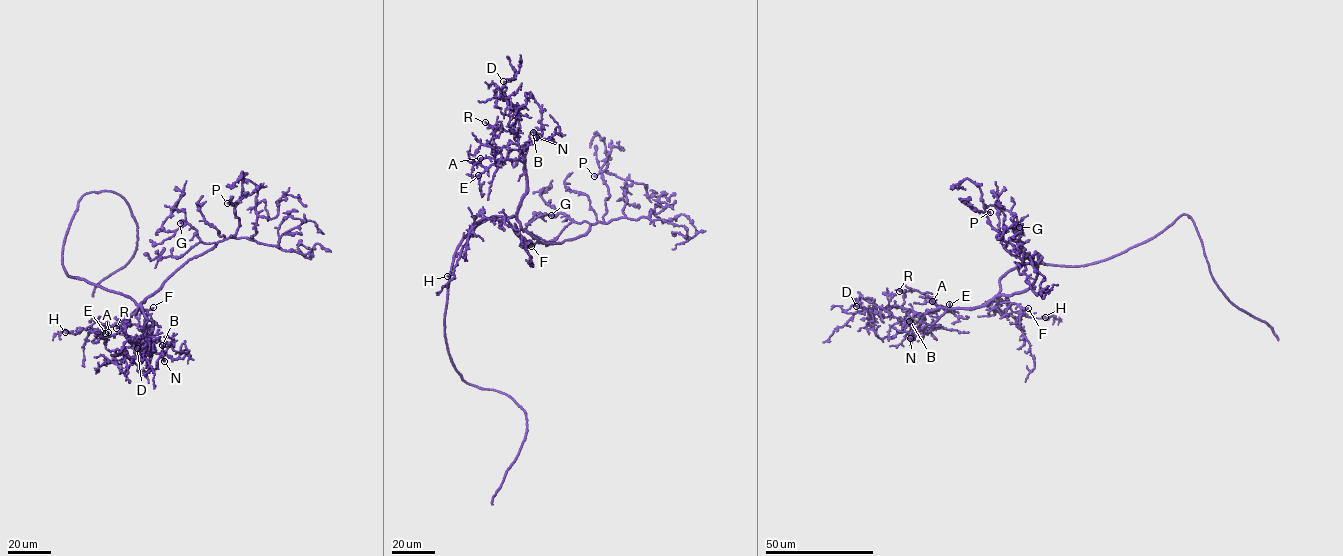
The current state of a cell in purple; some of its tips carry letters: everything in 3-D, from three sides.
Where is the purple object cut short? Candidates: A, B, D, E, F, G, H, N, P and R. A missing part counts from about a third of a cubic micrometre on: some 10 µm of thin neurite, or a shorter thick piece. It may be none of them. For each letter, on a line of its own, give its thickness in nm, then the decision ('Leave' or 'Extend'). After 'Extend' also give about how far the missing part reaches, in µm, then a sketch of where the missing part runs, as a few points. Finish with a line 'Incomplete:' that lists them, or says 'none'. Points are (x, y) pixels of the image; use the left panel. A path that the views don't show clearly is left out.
A: Thickness 200 nm. Leave
B: Thickness 200 nm. Leave
D: Thickness 200 nm. Leave
E: Thickness 240 nm. Leave
F: Thickness 240 nm. Extend. Missing length about 25 µm
G: Thickness 360 nm. Leave
H: Thickness 200 nm. Leave
N: Thickness 260 nm. Leave
P: Thickness 190 nm. Leave
R: Thickness 180 nm. Leave
Incomplete: F

